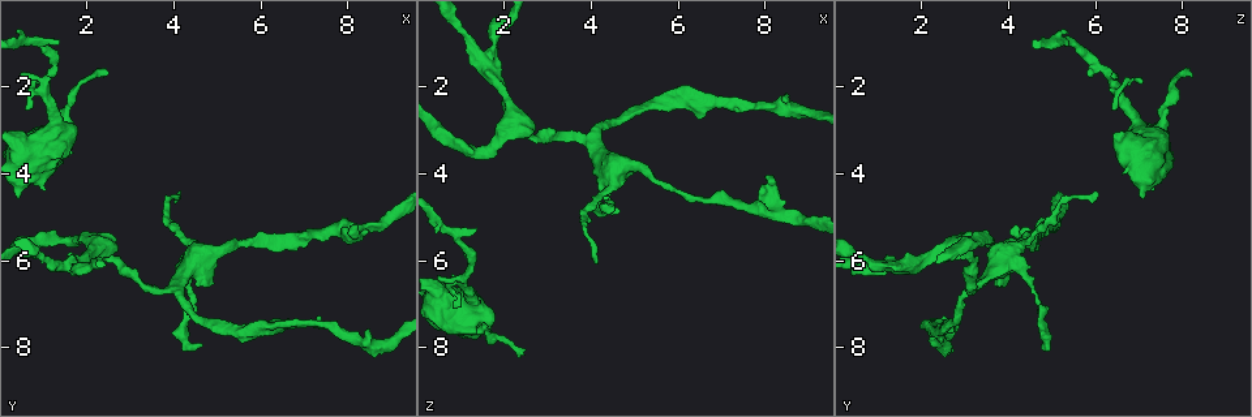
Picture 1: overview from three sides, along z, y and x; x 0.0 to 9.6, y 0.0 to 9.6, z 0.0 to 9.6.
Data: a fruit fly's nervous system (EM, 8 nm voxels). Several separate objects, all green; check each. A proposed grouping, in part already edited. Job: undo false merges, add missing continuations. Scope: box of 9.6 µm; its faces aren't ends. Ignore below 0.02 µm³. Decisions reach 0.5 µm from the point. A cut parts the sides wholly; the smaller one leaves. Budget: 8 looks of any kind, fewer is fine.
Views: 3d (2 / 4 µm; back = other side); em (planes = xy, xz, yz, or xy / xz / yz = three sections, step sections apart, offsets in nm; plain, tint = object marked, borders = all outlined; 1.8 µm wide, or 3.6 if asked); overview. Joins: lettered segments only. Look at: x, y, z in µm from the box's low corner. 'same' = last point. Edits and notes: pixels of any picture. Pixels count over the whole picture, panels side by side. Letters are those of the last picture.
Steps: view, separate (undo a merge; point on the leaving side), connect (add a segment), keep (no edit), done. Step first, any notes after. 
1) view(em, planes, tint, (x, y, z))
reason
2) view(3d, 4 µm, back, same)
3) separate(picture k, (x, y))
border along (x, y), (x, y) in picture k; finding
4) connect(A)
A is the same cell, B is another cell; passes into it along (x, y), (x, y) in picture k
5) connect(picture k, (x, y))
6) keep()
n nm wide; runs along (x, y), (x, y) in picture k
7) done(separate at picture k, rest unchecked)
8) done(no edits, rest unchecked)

view(em, planes, borders, (4.65, 7.90, 4.90))
an open end

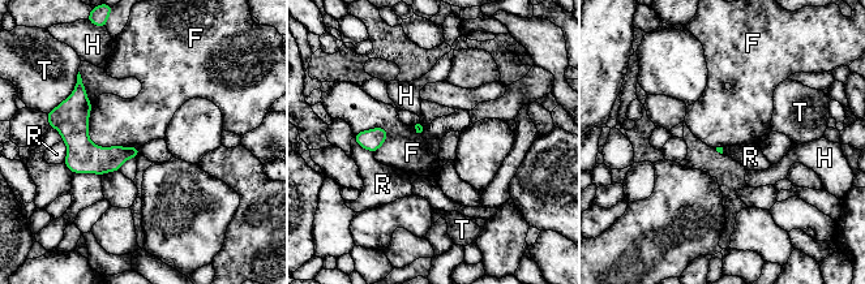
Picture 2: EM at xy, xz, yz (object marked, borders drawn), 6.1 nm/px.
keep()
F, H, R and T are other cells; border along (90, 104), (95, 145), (138, 149) in picture 2; none of them fits

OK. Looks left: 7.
view(em, planes, borders, (8.20, 5.25, 4.15))

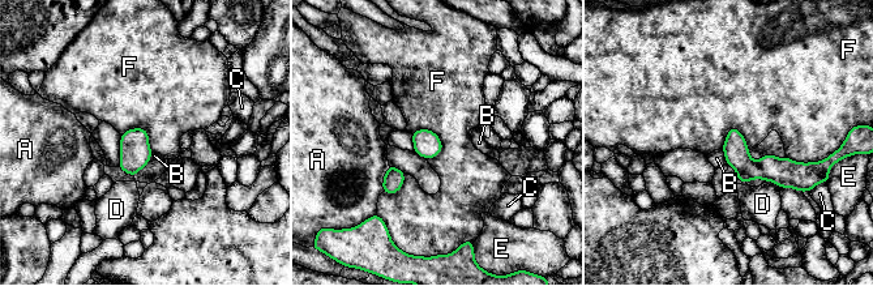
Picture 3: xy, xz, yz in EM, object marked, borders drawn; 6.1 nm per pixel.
keep()
150 nm wide; A, B, C, D, E and F are other cells; runs along (730, 135), (753, 169), (803, 167) in picture 3; no lettered segment goes on from it

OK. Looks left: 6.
view(em, 3.6 µm, yz, step 8, tint, (4.50, 5.80, 4.10))

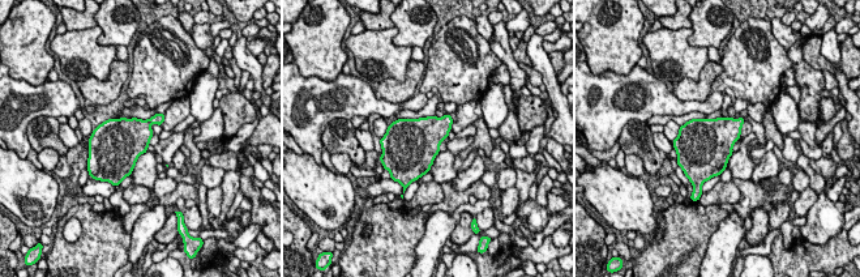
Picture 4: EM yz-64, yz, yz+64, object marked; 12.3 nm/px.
view(em, 3.6 µm, planes, borders, same)
cut it another way

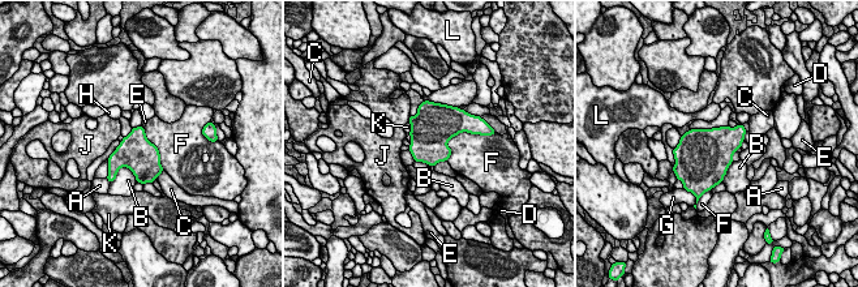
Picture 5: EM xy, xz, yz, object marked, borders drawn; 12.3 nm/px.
keep()
A, B, C, D, E, F, G, H, J, K and L are other cells; border along (144, 128), (164, 170) in picture 5; all the same neuron

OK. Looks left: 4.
view(em, planes, tint, (1.65, 6.10, 1.40))
side arm on a straight run

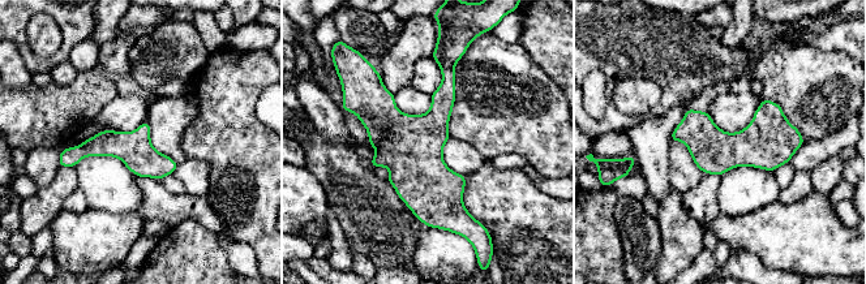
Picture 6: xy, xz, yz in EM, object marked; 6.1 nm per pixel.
view(em, planes, borders, same)

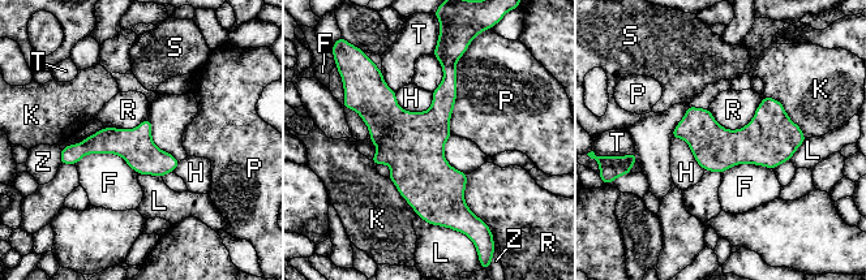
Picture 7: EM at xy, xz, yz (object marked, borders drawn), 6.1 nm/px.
keep()
F, H, K, L, P, R, S, T and Z are other cells; border along (763, 95), (736, 129), (707, 108) in picture 7; all the same neuron

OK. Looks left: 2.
done(no edits, rest unchecked)

